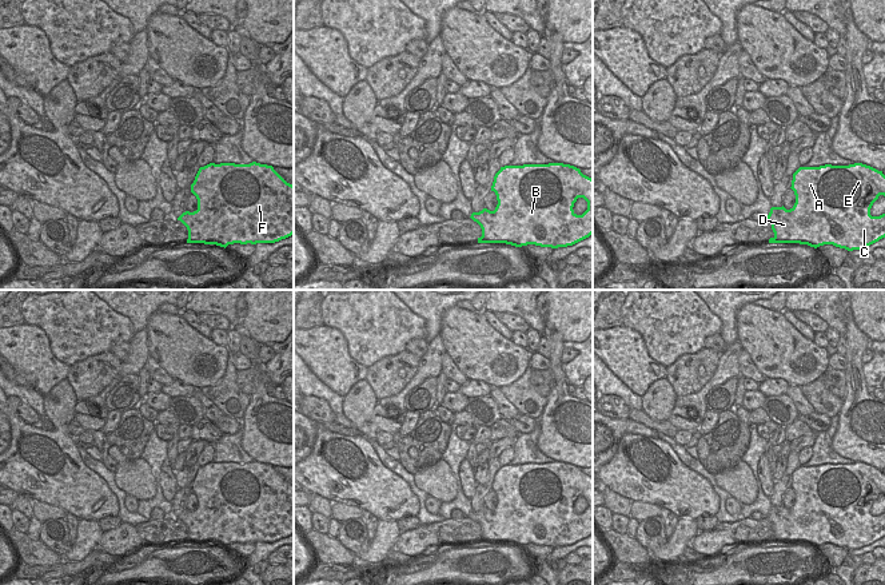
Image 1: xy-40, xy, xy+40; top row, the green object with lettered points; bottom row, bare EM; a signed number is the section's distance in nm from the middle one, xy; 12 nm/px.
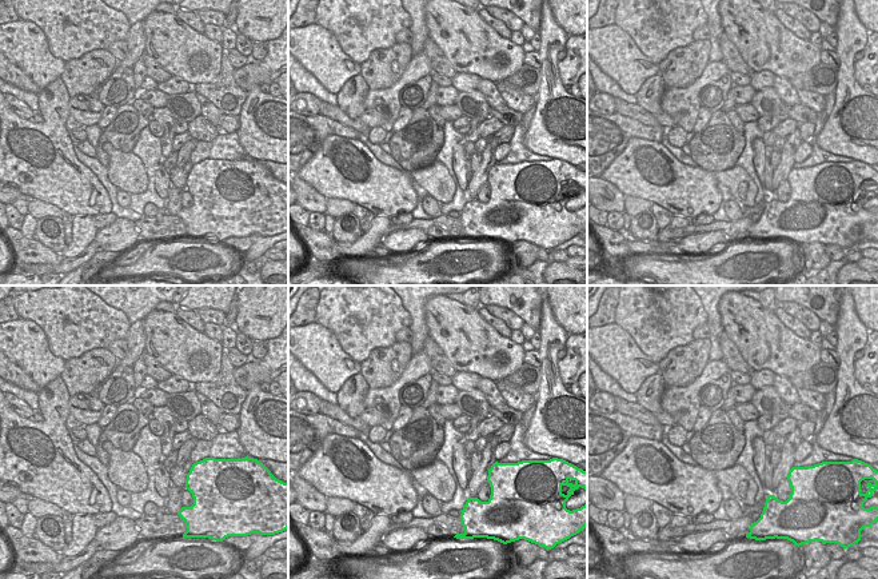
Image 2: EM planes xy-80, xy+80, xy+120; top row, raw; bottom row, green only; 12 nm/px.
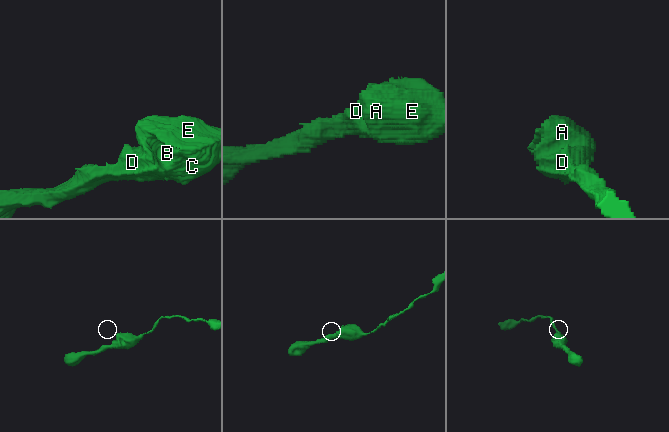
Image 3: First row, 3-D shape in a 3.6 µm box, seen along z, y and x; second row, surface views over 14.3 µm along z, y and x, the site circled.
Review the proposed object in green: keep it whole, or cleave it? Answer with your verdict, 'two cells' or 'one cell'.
one cell

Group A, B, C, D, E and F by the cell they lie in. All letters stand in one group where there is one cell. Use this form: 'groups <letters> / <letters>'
groups A B C D E F

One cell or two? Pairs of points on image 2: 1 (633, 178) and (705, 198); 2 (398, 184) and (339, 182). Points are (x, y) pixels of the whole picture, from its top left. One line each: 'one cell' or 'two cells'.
1: one cell
2: one cell

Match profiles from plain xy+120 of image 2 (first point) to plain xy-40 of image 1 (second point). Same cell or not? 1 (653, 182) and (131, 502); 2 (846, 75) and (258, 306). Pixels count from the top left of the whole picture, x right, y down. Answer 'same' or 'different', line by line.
1: different
2: different

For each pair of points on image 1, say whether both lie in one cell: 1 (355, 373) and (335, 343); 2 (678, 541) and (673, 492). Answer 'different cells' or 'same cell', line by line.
1: same cell
2: different cells

